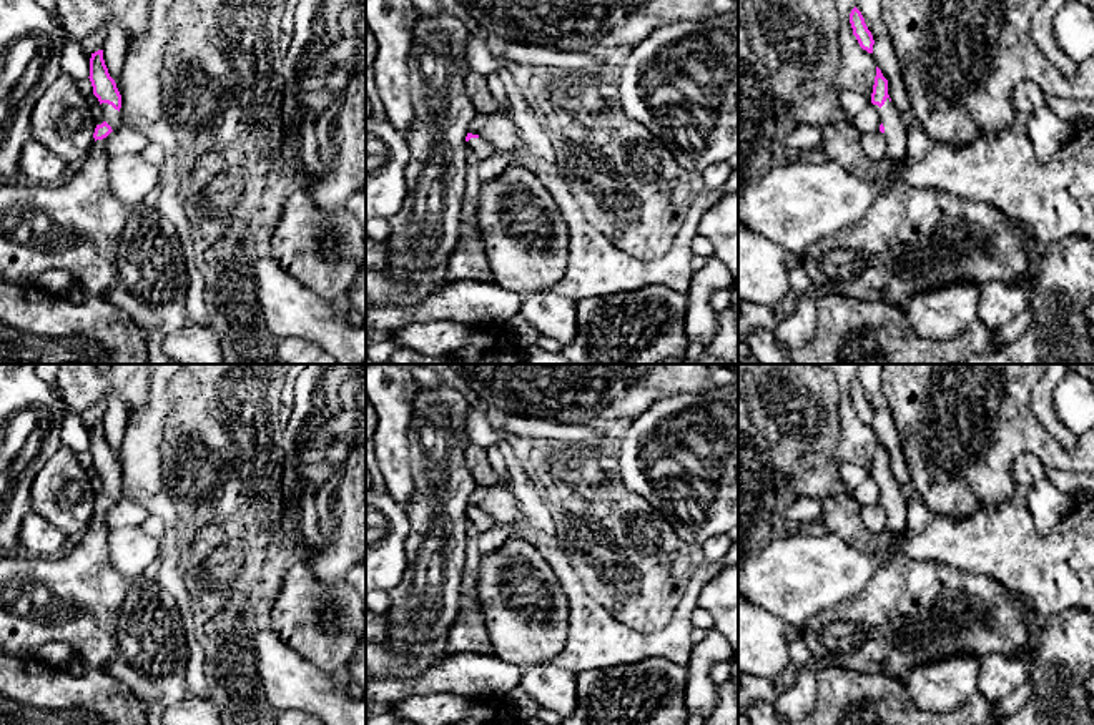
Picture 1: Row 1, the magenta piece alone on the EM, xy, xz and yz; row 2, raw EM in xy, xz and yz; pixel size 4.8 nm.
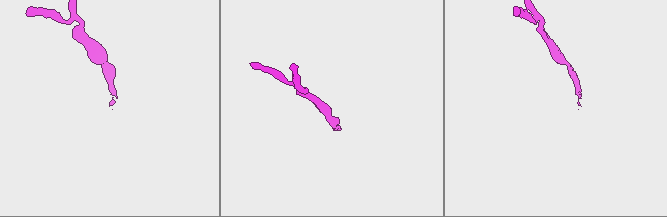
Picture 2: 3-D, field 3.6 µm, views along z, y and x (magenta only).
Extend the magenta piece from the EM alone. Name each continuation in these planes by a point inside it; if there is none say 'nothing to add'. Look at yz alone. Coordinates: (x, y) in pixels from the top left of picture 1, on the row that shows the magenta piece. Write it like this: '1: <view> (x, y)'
1: yz (911, 240)

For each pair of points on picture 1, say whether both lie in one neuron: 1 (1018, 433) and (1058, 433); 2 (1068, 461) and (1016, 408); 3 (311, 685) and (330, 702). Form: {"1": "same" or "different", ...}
{"1": "different", "2": "same", "3": "same"}

